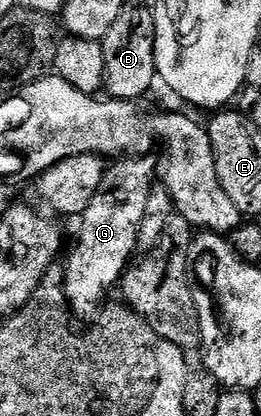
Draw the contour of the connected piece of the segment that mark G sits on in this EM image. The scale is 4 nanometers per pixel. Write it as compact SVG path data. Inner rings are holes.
M155 154L120 157L113 163L116 164L113 167L111 164L105 170L94 201L90 201L90 205L86 205L86 209L78 216L80 232L76 235L72 256L68 263L63 264L64 292L77 320L87 315L95 316L105 302L104 294L123 279L130 260L137 254L138 229L146 213L146 200L158 179L158 159Z

